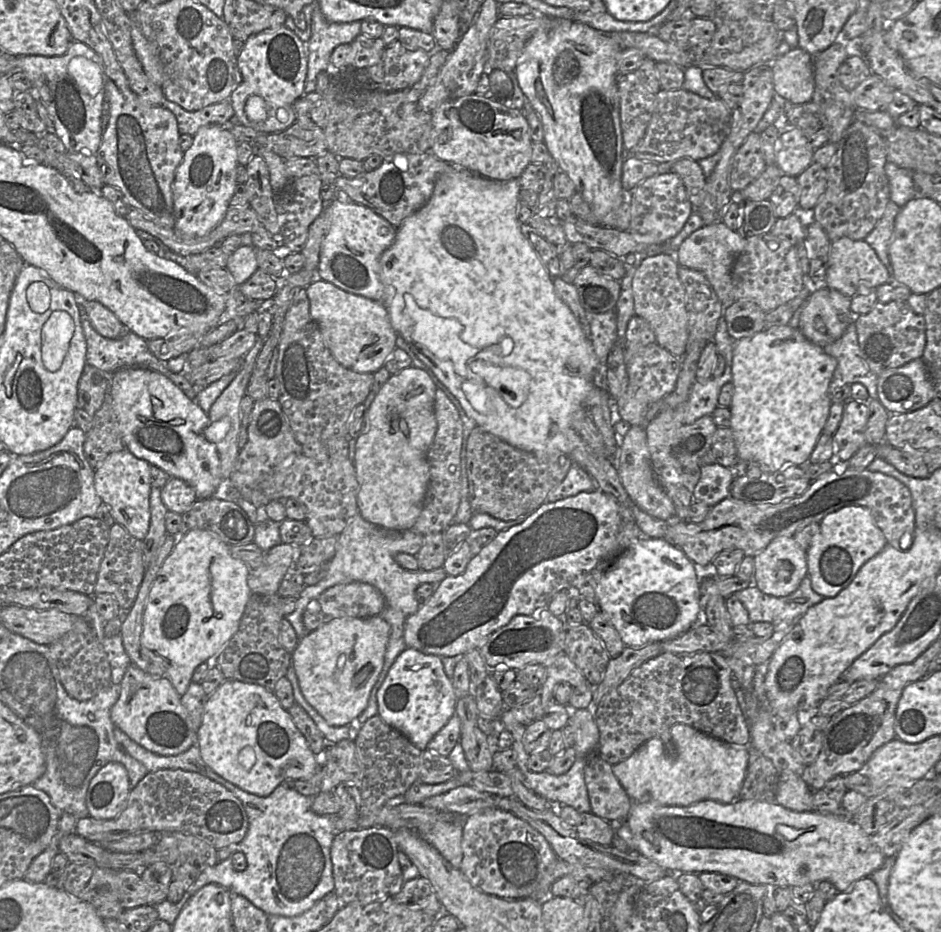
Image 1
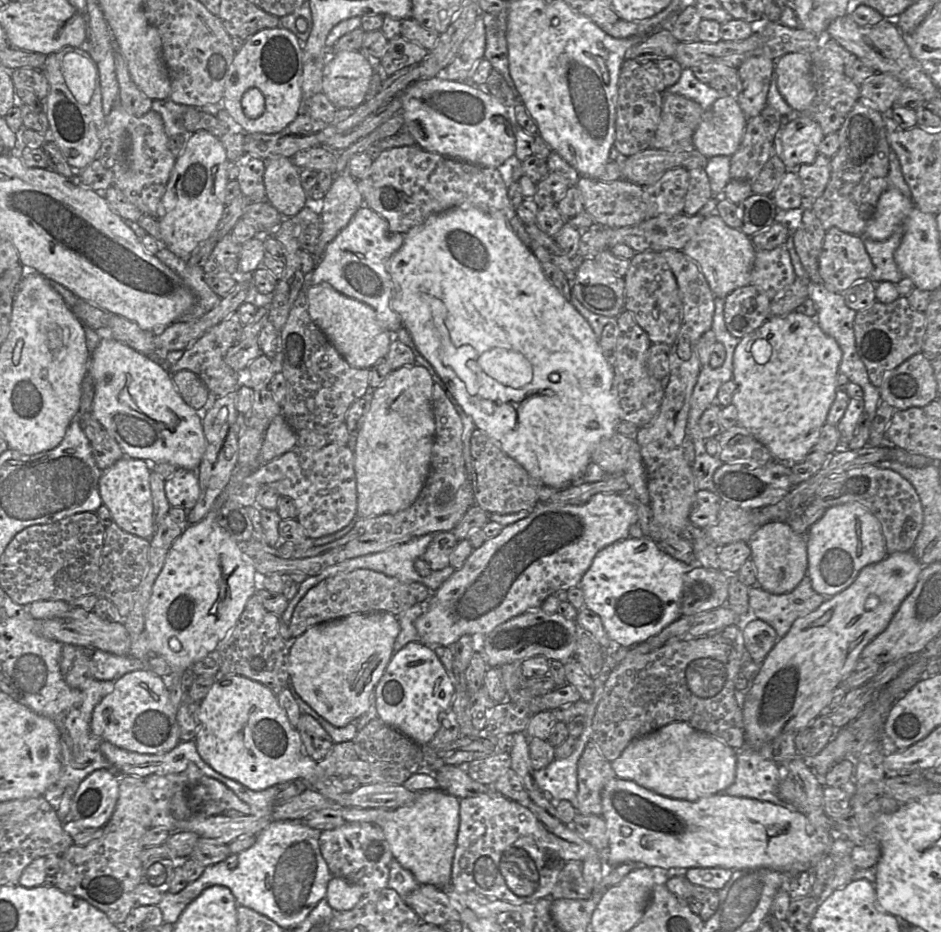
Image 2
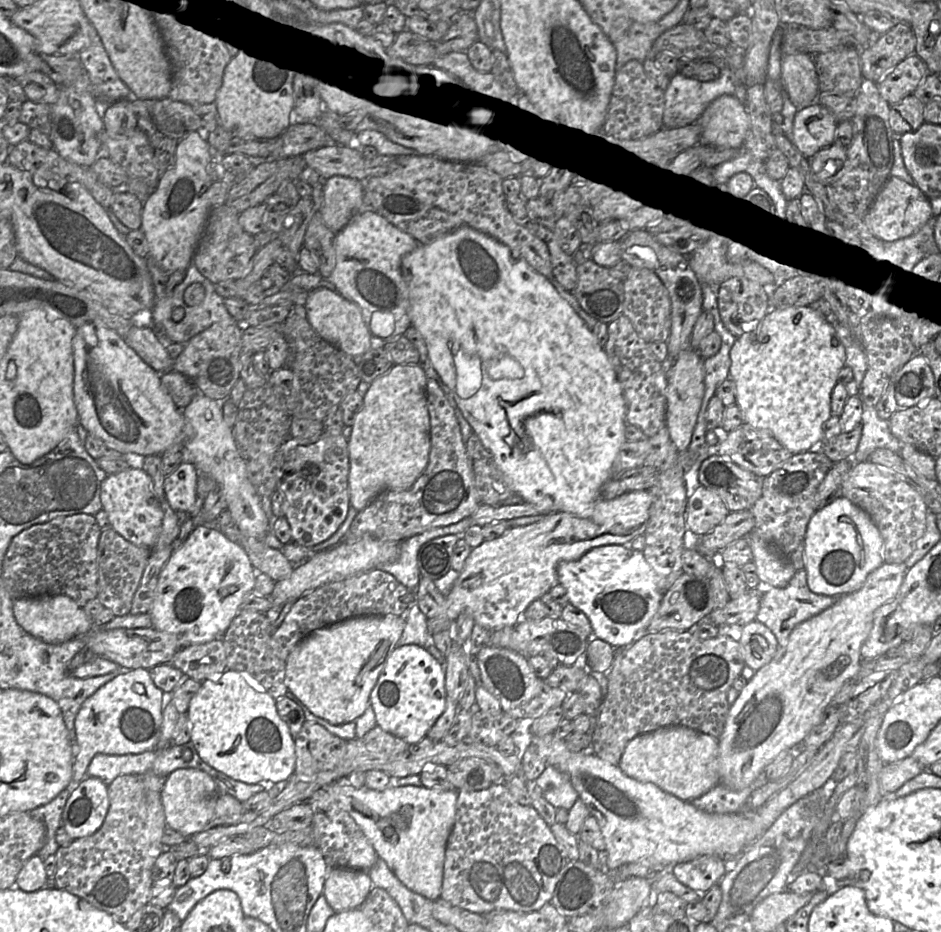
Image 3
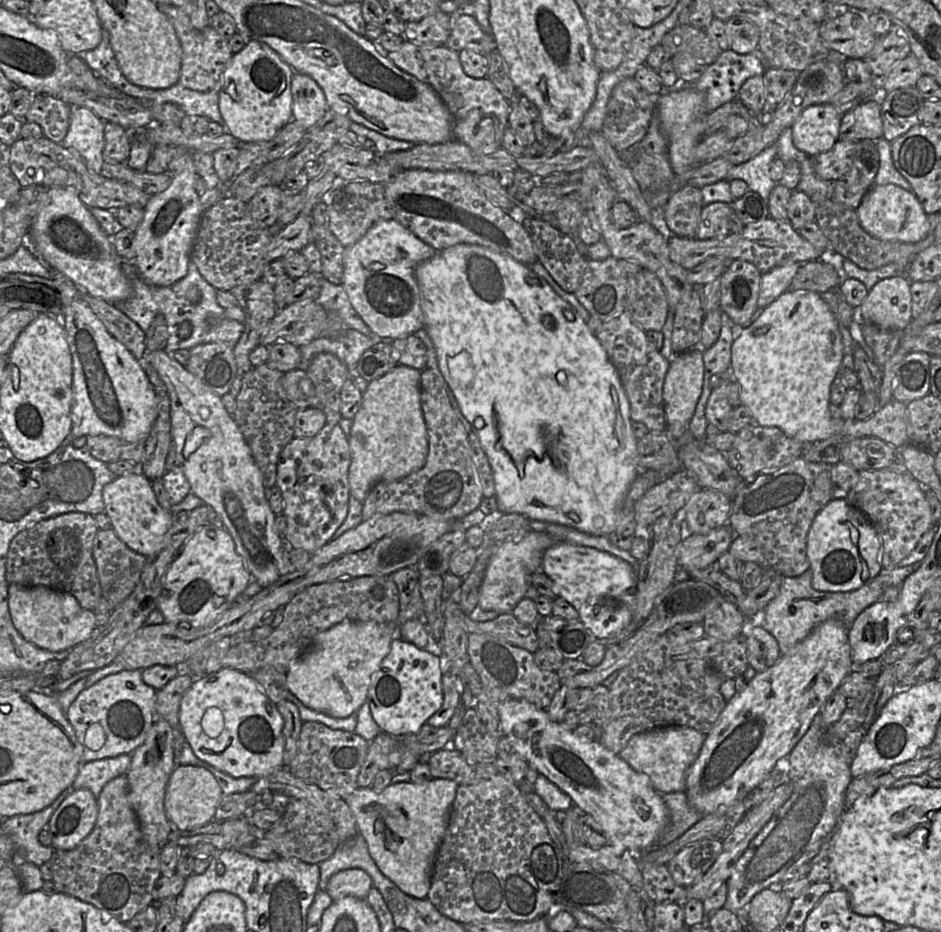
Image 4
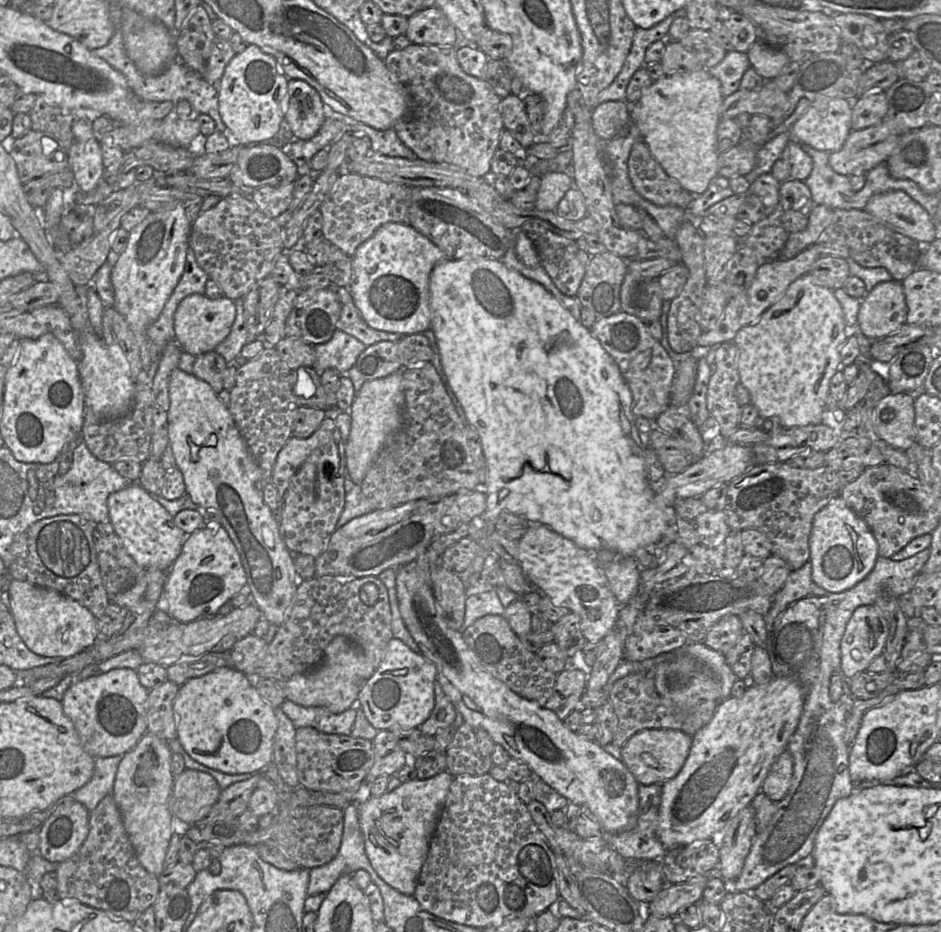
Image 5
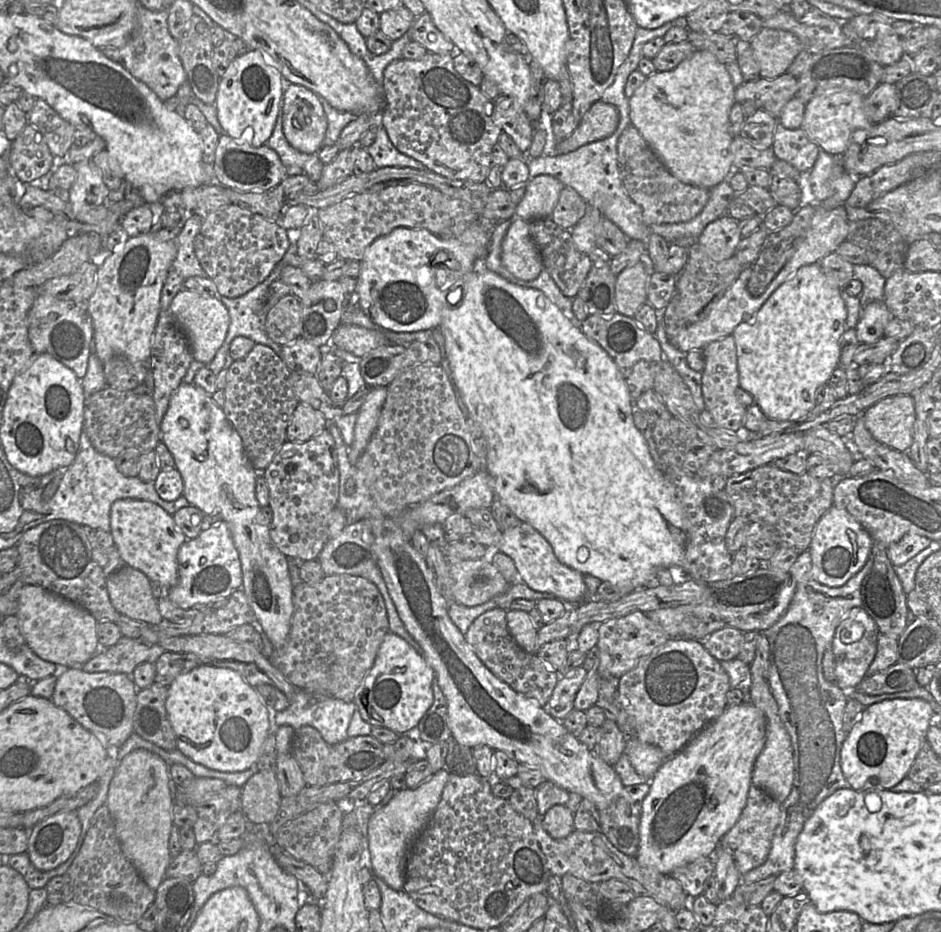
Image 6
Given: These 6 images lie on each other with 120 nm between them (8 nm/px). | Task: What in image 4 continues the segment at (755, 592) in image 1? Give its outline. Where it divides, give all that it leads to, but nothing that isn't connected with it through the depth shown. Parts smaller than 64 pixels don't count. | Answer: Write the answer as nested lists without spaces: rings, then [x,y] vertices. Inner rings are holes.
[[[917,562],[908,566],[882,568],[880,573],[869,583],[851,592],[821,592],[811,585],[810,568],[795,577],[784,577],[777,596],[772,599],[761,614],[761,626],[777,641],[781,655],[791,651],[804,640],[819,624],[828,619],[840,620],[849,630],[856,617],[870,605],[882,601],[882,595],[890,586],[900,587],[904,580],[921,565]]]

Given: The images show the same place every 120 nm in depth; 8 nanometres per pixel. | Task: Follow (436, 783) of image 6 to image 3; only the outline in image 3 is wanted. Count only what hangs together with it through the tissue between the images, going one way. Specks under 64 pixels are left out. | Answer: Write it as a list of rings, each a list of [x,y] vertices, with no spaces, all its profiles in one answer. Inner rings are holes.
[[[347,780],[335,781],[334,783],[327,786],[327,789],[329,793],[338,802],[339,806],[345,811],[347,811],[356,821],[356,823],[360,826],[360,828],[362,829],[362,831],[372,844],[372,846],[374,847],[375,851],[377,852],[378,857],[386,862],[387,866],[395,874],[395,876],[403,883],[403,885],[405,885],[409,890],[417,894],[420,894],[421,896],[429,900],[435,901],[438,898],[440,898],[442,881],[443,881],[443,868],[444,868],[446,847],[456,817],[457,799],[458,799],[457,790],[438,790],[428,788],[423,785],[389,786],[385,790],[373,790],[367,787],[355,788]]]

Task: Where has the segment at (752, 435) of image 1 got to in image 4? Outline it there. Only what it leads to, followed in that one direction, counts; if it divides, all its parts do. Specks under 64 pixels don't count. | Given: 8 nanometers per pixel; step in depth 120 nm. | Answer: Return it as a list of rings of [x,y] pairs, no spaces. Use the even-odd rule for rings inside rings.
[[[788,289],[766,308],[759,310],[751,324],[738,332],[731,346],[731,375],[740,385],[741,404],[747,406],[756,424],[778,427],[788,437],[806,445],[842,434],[848,438],[877,437],[892,446],[910,443],[907,435],[907,404],[892,399],[866,420],[831,418],[830,387],[844,356],[842,337],[835,315],[820,294]]]

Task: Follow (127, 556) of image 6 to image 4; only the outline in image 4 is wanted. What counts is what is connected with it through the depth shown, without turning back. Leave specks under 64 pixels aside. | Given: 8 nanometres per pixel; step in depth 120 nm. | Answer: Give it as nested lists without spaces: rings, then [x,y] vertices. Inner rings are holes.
[[[141,471],[117,476],[103,487],[104,513],[110,518],[116,535],[133,551],[146,557],[163,548],[166,533],[174,519],[158,503],[151,482]]]

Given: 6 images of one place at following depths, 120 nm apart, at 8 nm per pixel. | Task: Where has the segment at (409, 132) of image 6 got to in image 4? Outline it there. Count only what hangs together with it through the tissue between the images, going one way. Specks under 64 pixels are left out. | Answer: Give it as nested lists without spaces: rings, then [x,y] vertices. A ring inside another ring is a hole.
[[[405,40],[399,50],[390,51],[386,56],[398,68],[435,90],[451,114],[453,139],[478,154],[492,154],[501,148],[508,126],[510,102],[486,77],[475,79],[466,75],[457,51],[445,45],[418,44]]]

